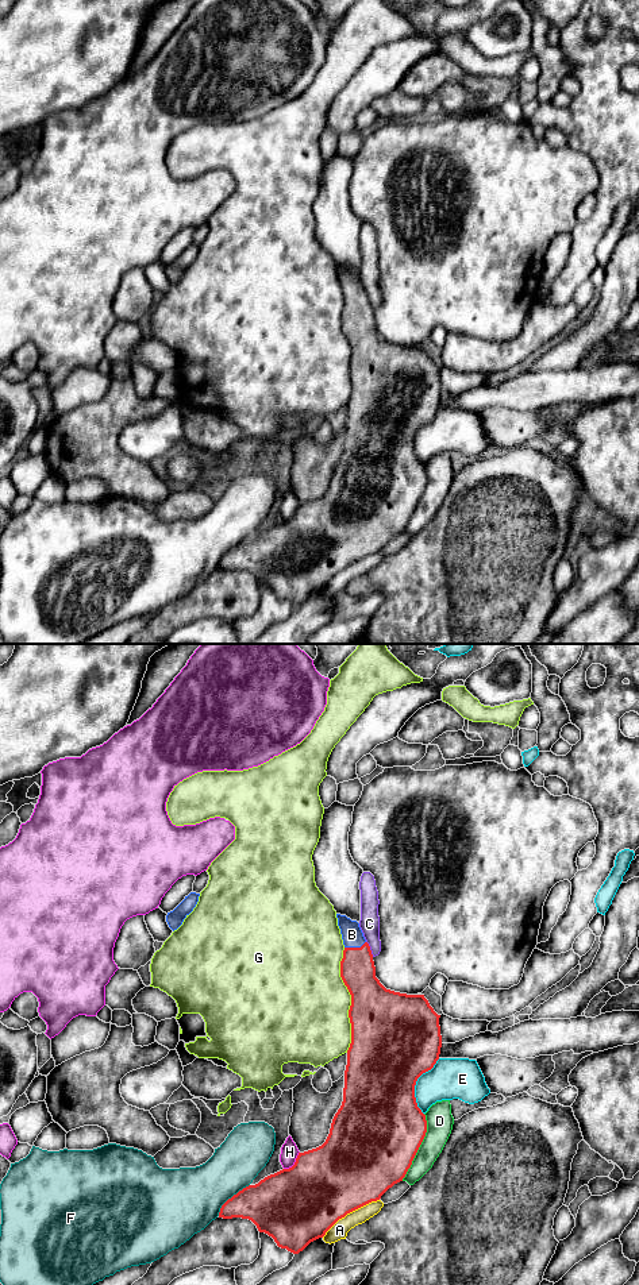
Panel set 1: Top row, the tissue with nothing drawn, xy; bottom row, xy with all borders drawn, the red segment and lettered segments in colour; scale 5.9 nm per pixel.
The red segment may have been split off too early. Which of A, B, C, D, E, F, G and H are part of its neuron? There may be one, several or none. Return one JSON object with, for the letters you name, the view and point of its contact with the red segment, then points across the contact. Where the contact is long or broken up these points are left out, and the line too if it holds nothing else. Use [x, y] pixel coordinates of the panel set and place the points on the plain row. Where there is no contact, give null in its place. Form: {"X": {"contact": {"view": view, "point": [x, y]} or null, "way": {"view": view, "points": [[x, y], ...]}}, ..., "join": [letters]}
{"B": {"contact": {"view": "xy", "point": [354, 300]}, "way": {"view": "xy", "points": [[357, 319], [354, 300], [351, 286]]}}, "join": ["B"]}

